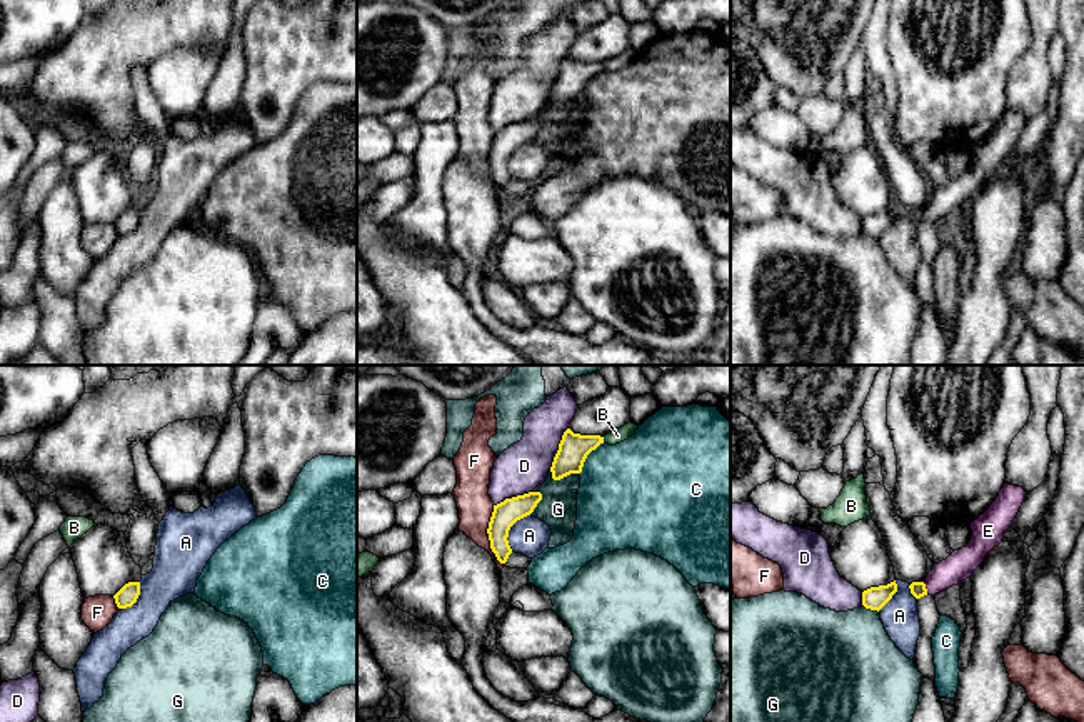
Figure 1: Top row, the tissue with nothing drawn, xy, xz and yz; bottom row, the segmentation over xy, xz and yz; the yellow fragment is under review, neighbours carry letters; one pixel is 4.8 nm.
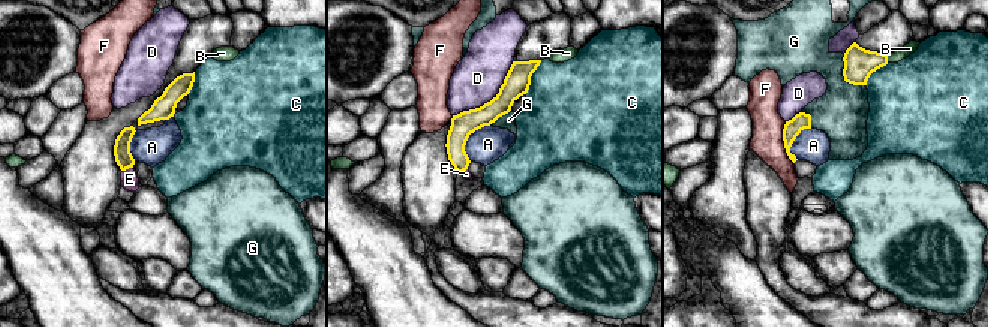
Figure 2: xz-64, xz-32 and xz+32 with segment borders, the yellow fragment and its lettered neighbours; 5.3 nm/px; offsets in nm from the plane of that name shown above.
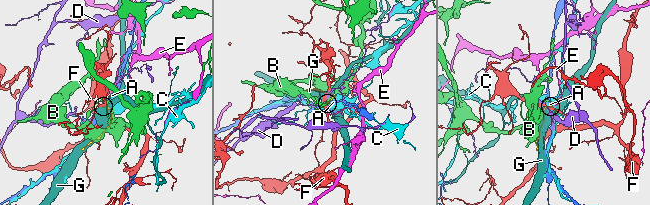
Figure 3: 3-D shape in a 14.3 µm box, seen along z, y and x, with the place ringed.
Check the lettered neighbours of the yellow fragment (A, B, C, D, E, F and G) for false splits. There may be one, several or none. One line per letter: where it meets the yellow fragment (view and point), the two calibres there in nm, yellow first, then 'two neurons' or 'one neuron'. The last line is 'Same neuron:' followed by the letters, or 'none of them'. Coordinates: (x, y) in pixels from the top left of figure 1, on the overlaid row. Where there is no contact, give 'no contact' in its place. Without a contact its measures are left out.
A: meets yellow in xz at (509, 529); 120 nm thick on the yellow side, 190 nm on the other; two neurons
B: meets yellow in xz at (602, 441); 140 nm thick on the yellow side, 70 nm on the other; two neurons
C: meets yellow in xz at (586, 457); 140 nm thick on the yellow side, 440 nm on the other; two neurons
D: meets yellow in xz at (559, 449); 140 nm thick on the yellow side, 240 nm on the other; two neurons
E: meets yellow in yz at (924, 587); 80 nm thick on the yellow side, 140 nm on the other; one neuron
F: meets yellow in xz at (489, 536); 120 nm thick on the yellow side, 170 nm on the other; two neurons
G: meets yellow in xz at (562, 477); 140 nm thick on the yellow side, 180 nm on the other; two neurons
Same neuron: E

